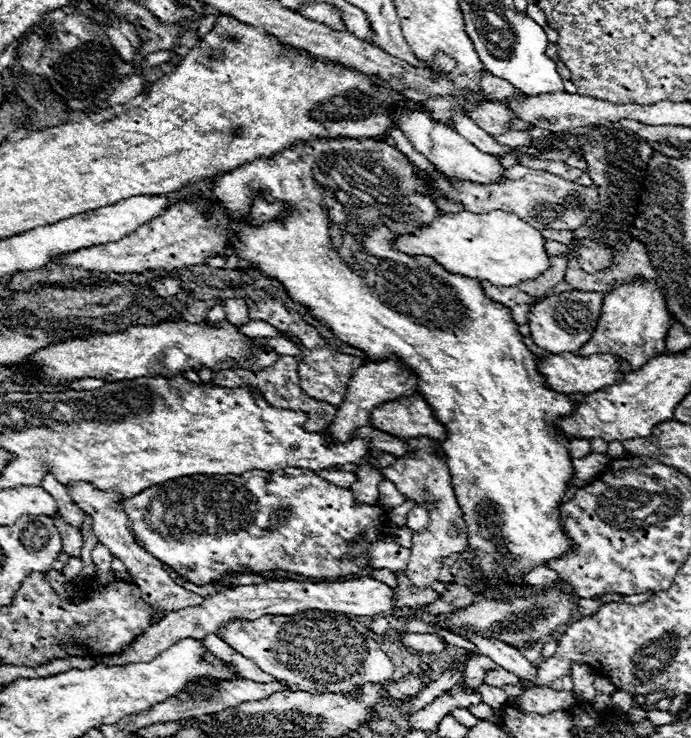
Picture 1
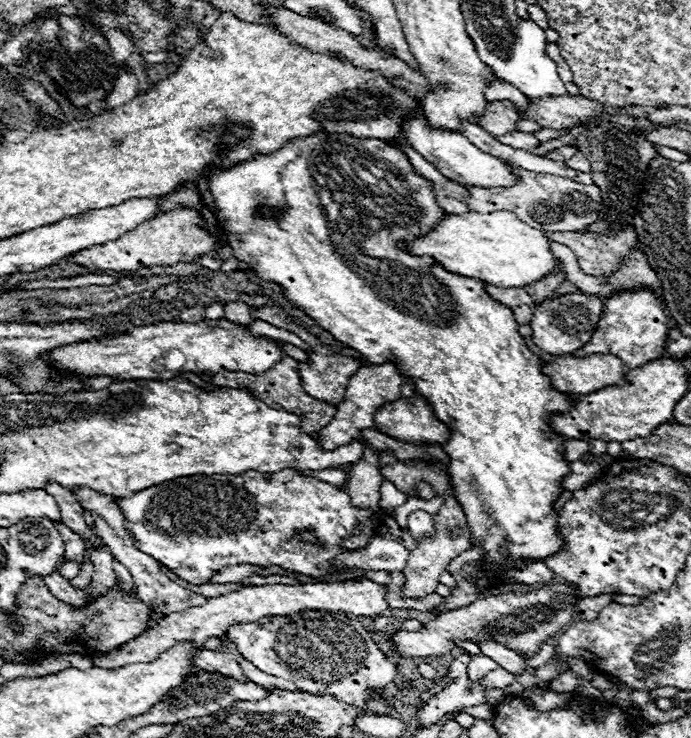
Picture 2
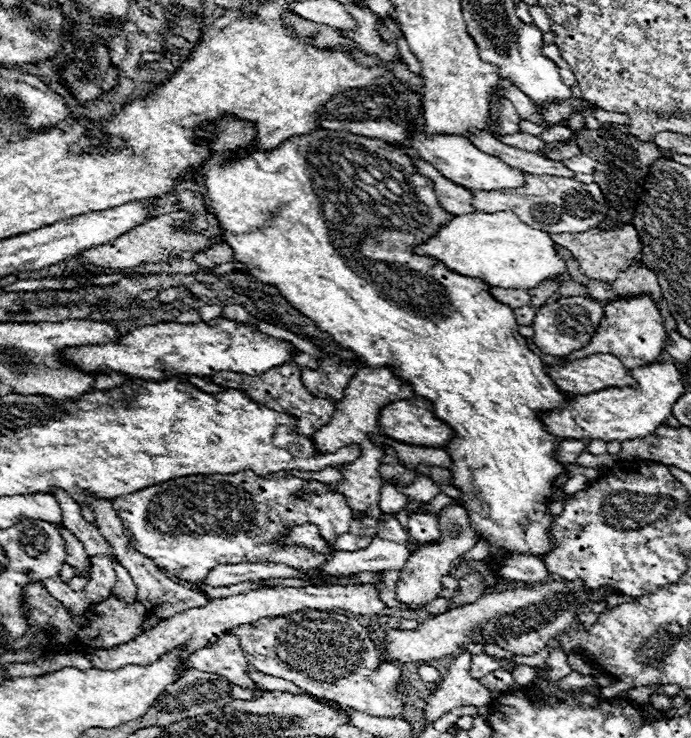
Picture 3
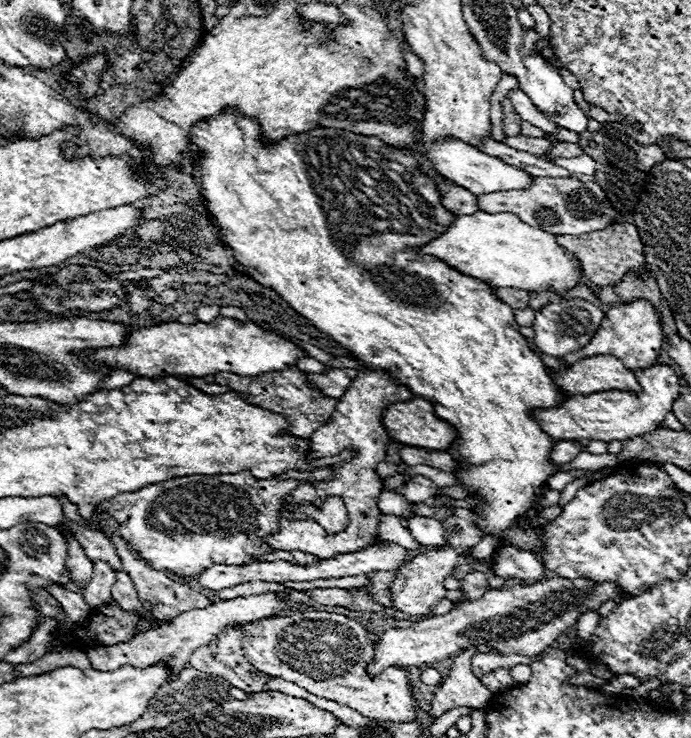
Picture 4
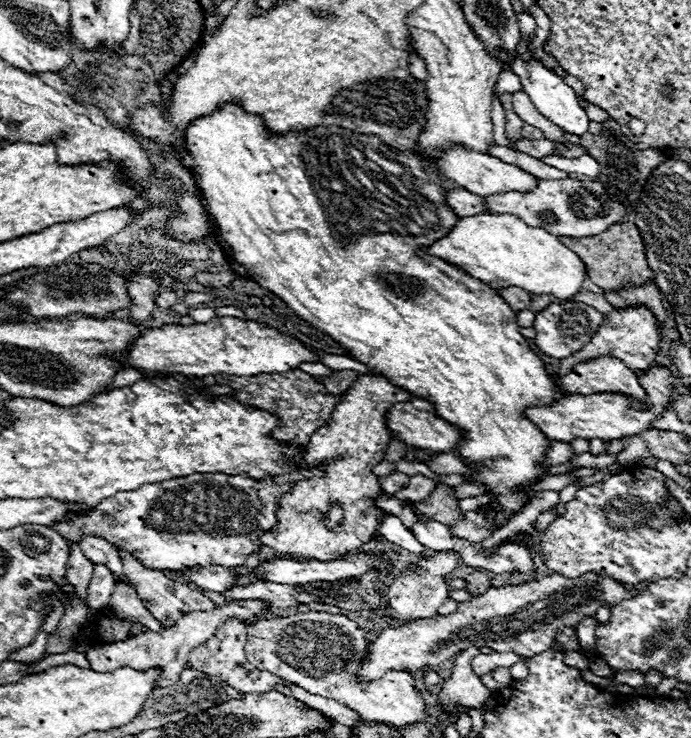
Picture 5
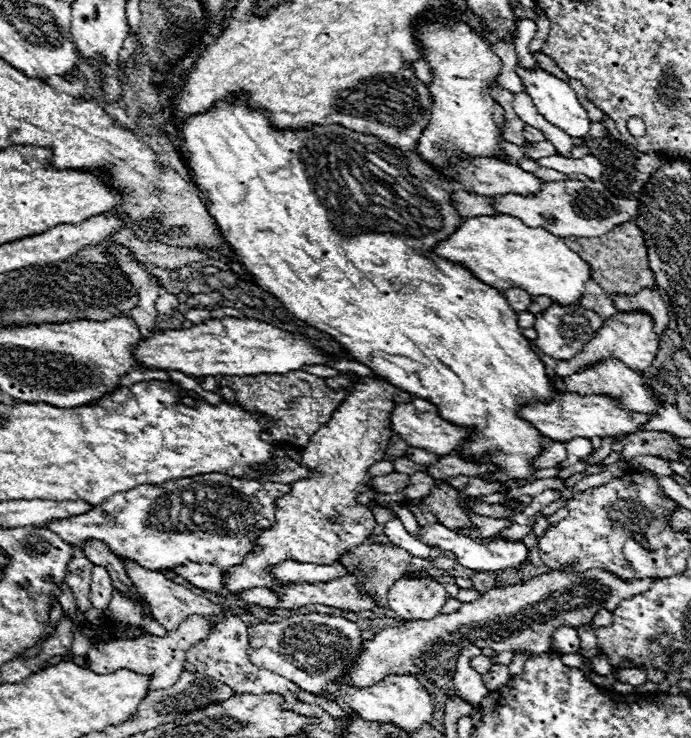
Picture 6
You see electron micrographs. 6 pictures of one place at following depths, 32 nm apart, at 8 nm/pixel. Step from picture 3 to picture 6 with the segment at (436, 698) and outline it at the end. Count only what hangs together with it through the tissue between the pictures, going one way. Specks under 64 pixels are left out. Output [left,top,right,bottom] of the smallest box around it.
[448,648,488,708]

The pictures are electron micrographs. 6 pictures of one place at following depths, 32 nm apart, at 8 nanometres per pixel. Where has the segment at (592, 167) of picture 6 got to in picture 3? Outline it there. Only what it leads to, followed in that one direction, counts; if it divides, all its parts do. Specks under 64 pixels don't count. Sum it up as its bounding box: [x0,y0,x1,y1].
[560,154,594,174]

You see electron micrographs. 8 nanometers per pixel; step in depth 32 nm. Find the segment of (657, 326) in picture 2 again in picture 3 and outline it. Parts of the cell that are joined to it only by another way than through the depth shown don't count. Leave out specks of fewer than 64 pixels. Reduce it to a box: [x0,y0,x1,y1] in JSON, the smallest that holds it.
[566,296,666,370]

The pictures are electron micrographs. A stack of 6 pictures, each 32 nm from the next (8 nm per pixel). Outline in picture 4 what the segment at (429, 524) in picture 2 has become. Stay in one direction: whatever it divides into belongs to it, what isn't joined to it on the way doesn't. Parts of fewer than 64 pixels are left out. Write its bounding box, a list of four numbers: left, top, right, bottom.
[410,516,446,548]

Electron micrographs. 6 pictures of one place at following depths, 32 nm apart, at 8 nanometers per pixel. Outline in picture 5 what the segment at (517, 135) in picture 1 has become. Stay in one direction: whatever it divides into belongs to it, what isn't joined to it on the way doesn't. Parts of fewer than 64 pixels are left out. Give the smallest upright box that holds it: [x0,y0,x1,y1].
[514,138,554,158]

